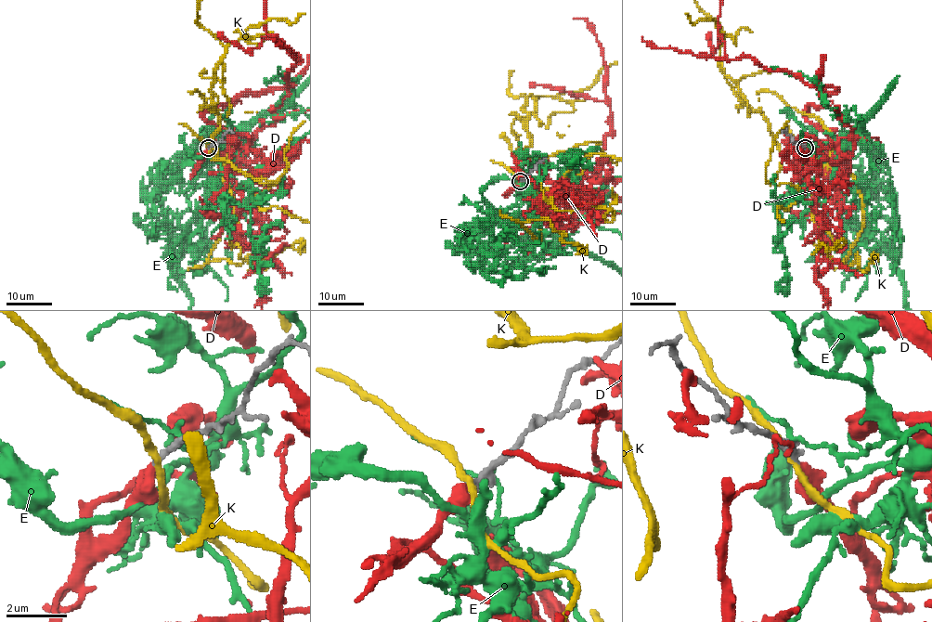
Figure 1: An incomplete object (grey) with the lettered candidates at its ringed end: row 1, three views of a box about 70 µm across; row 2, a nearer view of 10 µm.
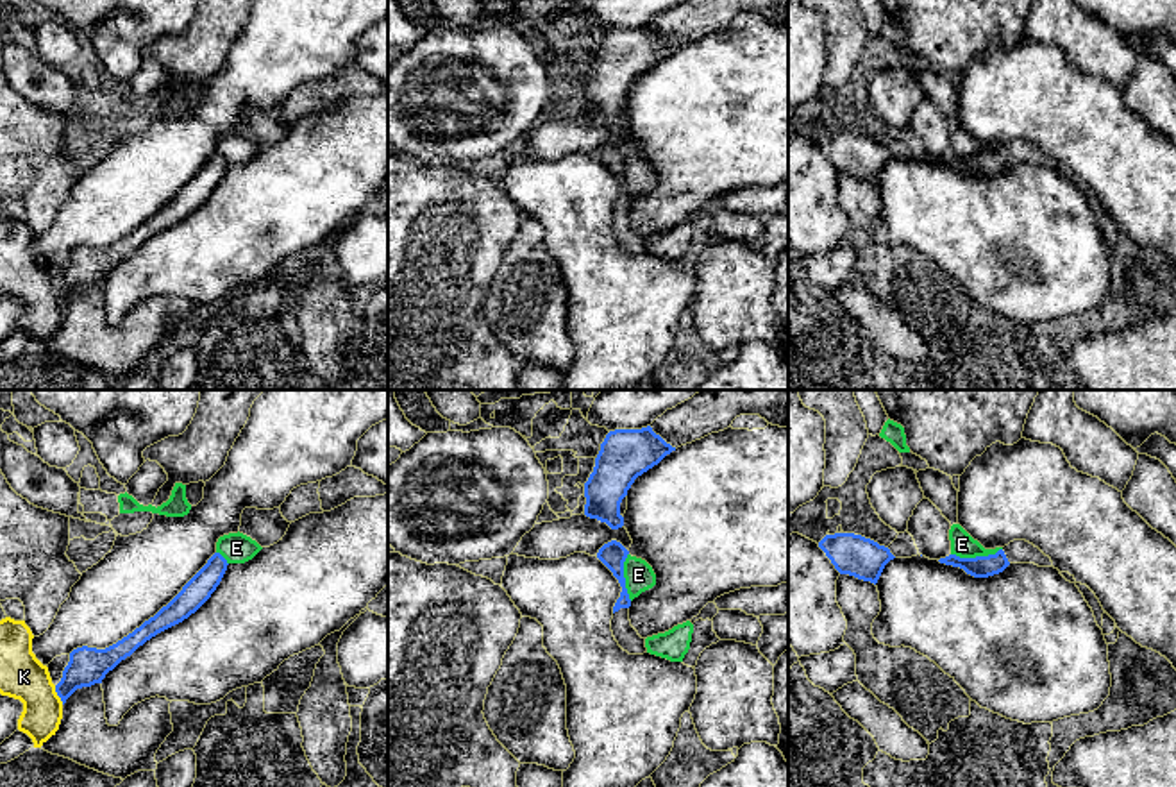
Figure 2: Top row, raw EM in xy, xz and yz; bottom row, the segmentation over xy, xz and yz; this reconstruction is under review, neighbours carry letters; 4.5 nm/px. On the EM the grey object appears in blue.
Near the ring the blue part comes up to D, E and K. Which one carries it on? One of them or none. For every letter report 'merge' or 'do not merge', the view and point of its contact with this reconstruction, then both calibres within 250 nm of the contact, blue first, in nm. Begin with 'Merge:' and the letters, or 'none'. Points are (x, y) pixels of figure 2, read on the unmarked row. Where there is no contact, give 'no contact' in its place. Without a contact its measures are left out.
Merge: D
D: merge | no contact
E: do not merge | yz (976, 156) | 100/110 nm
K: do not merge | xy (58, 294) | 170/200 nm

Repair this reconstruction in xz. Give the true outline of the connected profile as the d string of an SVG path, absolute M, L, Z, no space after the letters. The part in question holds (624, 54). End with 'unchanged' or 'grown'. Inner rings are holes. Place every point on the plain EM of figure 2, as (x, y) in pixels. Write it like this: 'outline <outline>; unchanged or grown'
outline M651 25L609 30L601 43L593 72L584 82L584 114L606 122L611 129L624 125L620 102L638 75L676 50Z; unchanged

